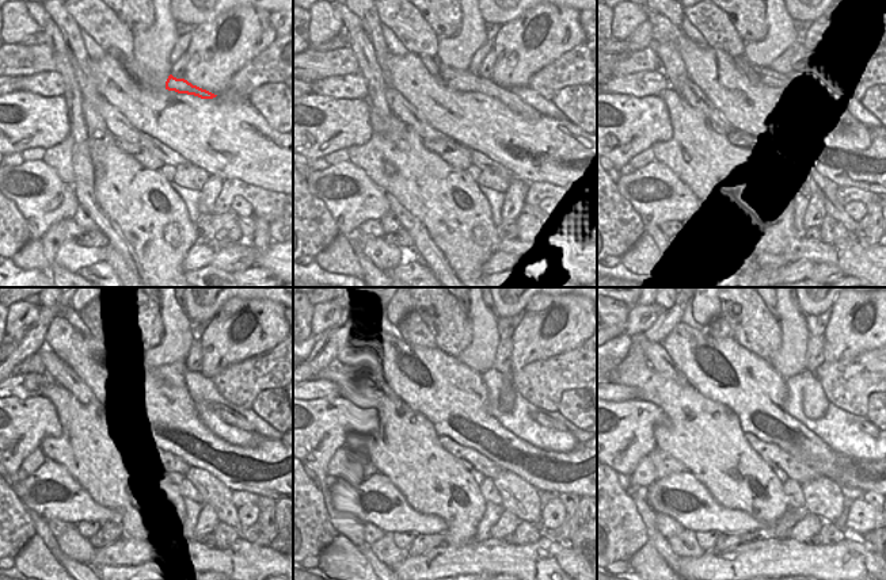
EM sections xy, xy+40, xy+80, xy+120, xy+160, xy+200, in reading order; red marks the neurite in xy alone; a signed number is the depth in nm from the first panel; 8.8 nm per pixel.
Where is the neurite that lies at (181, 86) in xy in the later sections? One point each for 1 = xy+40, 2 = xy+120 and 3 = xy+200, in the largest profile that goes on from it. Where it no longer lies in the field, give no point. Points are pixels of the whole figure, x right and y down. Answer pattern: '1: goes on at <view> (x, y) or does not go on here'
1: goes on at xy+40 (456, 79)
2: goes on at xy+120 (229, 416)
3: goes on at xy+200 (869, 427)

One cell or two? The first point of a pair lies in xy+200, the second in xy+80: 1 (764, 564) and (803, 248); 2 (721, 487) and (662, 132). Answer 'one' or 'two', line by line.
1: one
2: two

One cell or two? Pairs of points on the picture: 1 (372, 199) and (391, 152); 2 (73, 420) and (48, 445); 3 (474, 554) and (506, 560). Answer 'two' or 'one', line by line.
1: two
2: one
3: one

